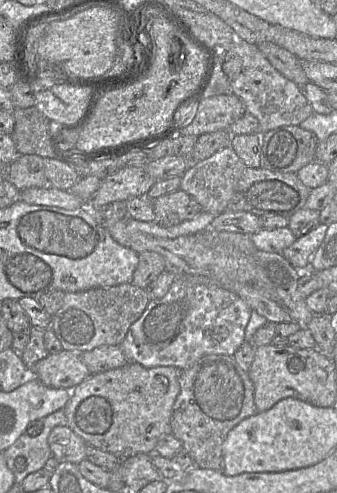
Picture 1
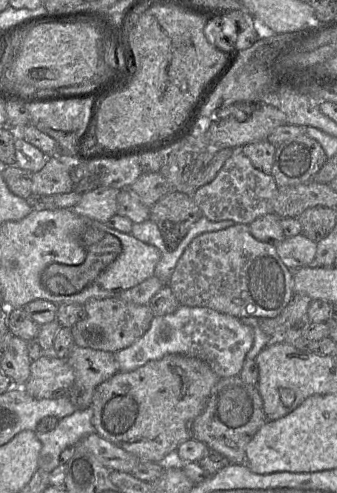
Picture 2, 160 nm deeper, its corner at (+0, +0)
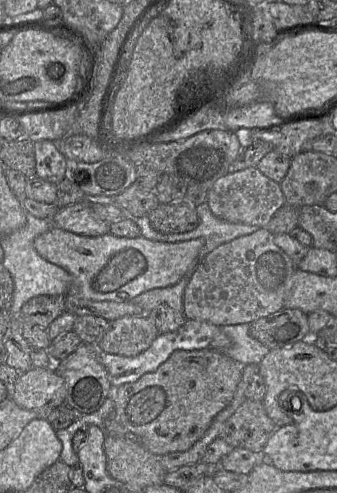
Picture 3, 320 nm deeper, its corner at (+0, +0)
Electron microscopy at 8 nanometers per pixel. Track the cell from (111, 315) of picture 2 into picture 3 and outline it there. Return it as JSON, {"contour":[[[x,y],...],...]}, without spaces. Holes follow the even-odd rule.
{"contour":[[[148,314],[127,315],[111,321],[111,327],[98,343],[97,349],[99,352],[104,353],[136,356],[148,349],[159,334],[157,327]]]}

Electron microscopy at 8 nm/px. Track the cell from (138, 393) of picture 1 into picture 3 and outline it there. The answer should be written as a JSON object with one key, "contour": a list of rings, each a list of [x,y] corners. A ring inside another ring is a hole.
{"contour":[[[213,349],[176,350],[155,371],[132,383],[112,386],[118,421],[149,452],[164,456],[190,449],[232,400],[243,366]]]}

